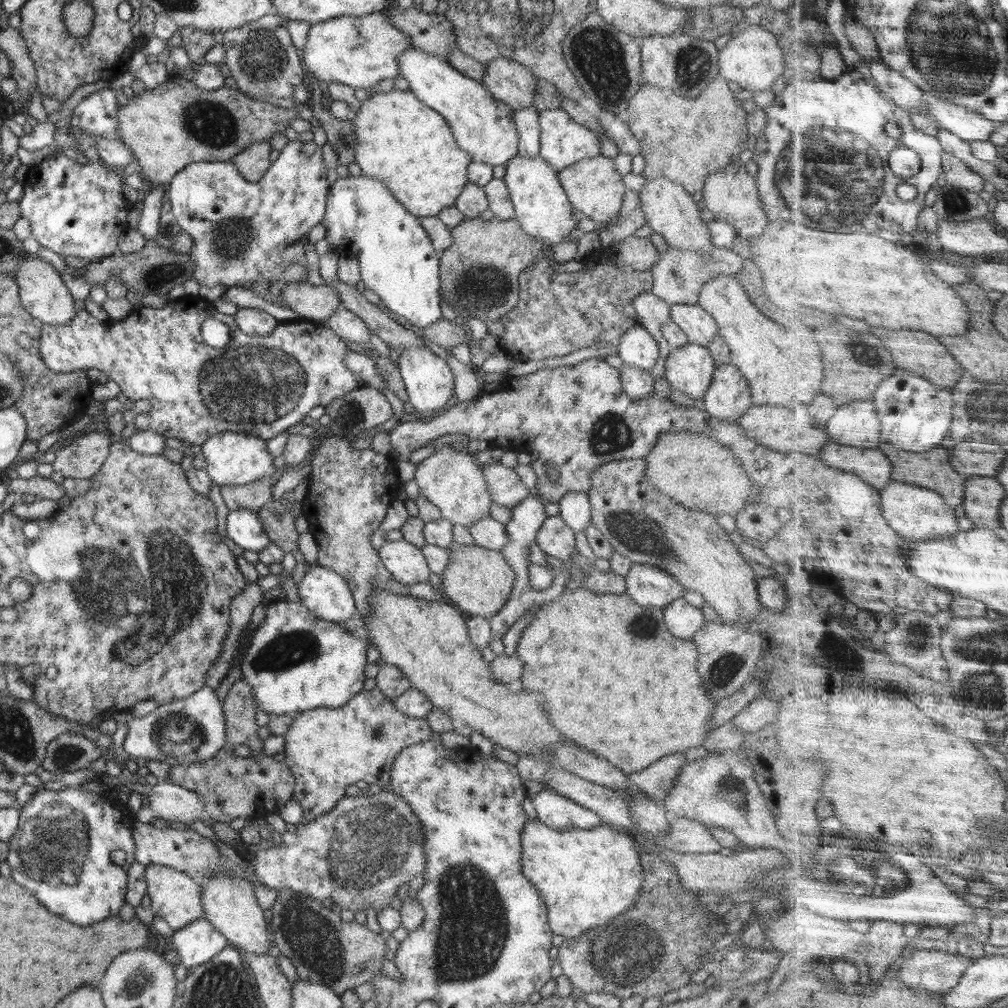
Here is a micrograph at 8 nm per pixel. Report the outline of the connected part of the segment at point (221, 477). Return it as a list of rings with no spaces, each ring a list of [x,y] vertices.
[[[218,431],[201,444],[206,470],[219,485],[237,485],[254,482],[263,476],[272,477],[275,472],[274,457],[268,453],[267,439],[232,431]]]

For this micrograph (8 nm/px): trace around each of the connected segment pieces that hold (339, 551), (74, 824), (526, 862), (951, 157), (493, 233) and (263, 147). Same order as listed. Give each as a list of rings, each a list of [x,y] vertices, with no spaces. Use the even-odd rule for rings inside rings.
[[[337,436],[319,438],[318,448],[312,454],[310,460],[310,470],[308,475],[308,486],[302,512],[307,518],[310,532],[314,534],[318,547],[318,565],[340,574],[342,579],[348,584],[352,597],[355,601],[357,613],[360,616],[368,616],[371,608],[370,598],[380,590],[380,592],[390,592],[394,596],[412,596],[418,600],[430,602],[450,603],[444,596],[440,586],[435,588],[428,581],[412,584],[410,586],[402,585],[396,581],[394,576],[380,561],[378,551],[372,547],[370,538],[378,530],[378,526],[386,516],[386,510],[400,490],[400,477],[396,469],[395,460],[389,455],[378,454],[371,449],[353,449],[351,440],[343,439]]]
[[[83,784],[71,786],[68,787],[68,789],[59,791],[45,788],[39,789],[36,793],[34,793],[31,799],[24,803],[23,806],[18,807],[20,813],[18,830],[16,830],[16,833],[8,842],[9,850],[7,857],[7,862],[10,865],[11,877],[18,884],[21,884],[24,888],[28,888],[28,890],[34,890],[34,896],[36,896],[36,898],[40,900],[40,904],[44,904],[50,912],[54,912],[54,914],[58,914],[58,916],[62,916],[62,918],[70,920],[72,924],[78,924],[78,926],[82,926],[82,924],[94,924],[94,922],[100,922],[100,920],[106,920],[106,918],[109,919],[110,916],[117,916],[118,912],[120,912],[120,908],[122,908],[122,906],[126,903],[125,896],[127,891],[127,876],[131,864],[135,861],[133,854],[136,850],[136,844],[134,839],[132,839],[132,832],[134,832],[133,822],[138,822],[136,817],[128,813],[127,810],[131,811],[128,805],[122,806],[117,801],[117,798],[113,798],[113,796],[111,796],[110,790],[104,792],[103,795],[98,795],[93,791],[81,789],[81,785]],[[112,850],[124,850],[124,852],[126,852],[128,856],[126,857],[123,865],[116,865],[116,863],[110,859]]]
[[[528,819],[522,830],[521,867],[523,875],[538,889],[539,896],[547,906],[547,917],[553,934],[574,938],[590,929],[604,926],[616,916],[629,911],[637,901],[644,880],[639,862],[640,852],[633,833],[598,825],[590,830],[569,828],[554,830],[539,819]]]
[[[946,151],[944,156],[945,179],[948,183],[970,189],[975,193],[984,190],[986,179],[982,173],[976,172],[968,163],[950,152]]]
[[[478,217],[466,218],[451,230],[451,235],[453,243],[440,252],[439,293],[441,302],[450,302],[460,314],[460,322],[466,322],[468,317],[486,318],[486,314],[494,314],[494,318],[498,318],[512,310],[519,303],[519,292],[522,290],[518,277],[547,250],[544,240],[523,232],[514,219],[488,221]]]
[[[268,141],[252,144],[230,161],[248,182],[262,180],[270,166],[271,146]]]

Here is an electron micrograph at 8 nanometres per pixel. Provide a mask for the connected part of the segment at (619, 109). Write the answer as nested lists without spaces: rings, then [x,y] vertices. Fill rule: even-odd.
[[[597,11],[579,22],[562,43],[563,57],[585,95],[600,109],[612,112],[626,122],[630,98],[646,85],[641,67],[639,39],[608,24]]]

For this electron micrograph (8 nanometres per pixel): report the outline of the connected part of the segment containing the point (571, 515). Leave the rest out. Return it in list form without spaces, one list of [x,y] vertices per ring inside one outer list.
[[[567,492],[558,502],[559,515],[575,532],[583,532],[591,524],[591,506],[586,492]]]

